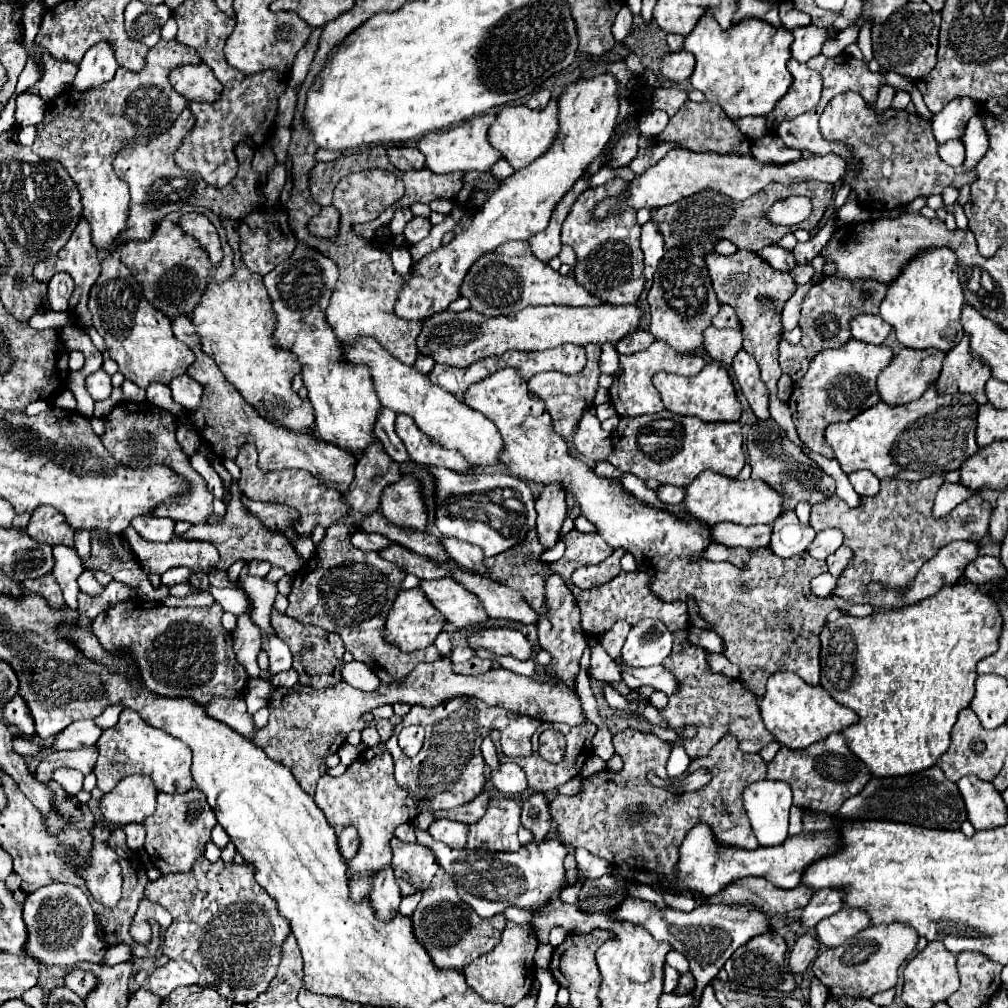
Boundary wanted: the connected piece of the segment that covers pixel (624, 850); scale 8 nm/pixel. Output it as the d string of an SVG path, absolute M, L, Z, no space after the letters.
M628 728L614 736L614 748L624 760L622 772L598 772L584 780L582 794L558 796L550 802L552 820L558 824L560 840L564 844L586 848L590 854L606 858L614 866L628 862L632 868L664 874L664 880L674 880L678 848L688 830L696 824L710 824L714 836L724 844L740 848L760 846L744 810L742 792L752 782L766 778L766 762L758 754L742 752L734 736L724 736L706 756L691 760L684 775L688 776L696 768L708 768L712 780L700 790L682 796L674 796L646 780L646 772L650 770L660 778L668 779L666 762L672 750L670 742L660 740L652 732Z

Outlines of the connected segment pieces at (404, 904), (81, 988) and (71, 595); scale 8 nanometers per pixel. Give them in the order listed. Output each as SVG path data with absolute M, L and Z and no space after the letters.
M416 892L412 896L404 896L402 902L400 902L400 912L404 912L404 914L410 916L416 910L416 906L418 906L420 900L422 900L422 892Z
M72 966L64 976L64 986L68 986L80 998L84 998L90 992L90 988L94 988L94 984L96 984L96 976L78 966Z
M54 546L54 576L64 592L64 600L68 604L68 608L78 608L78 584L76 578L84 572L80 558L76 554L74 548L66 548L66 546Z

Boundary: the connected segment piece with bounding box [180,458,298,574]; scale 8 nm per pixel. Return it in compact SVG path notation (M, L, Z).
M222 458L224 467L234 478L231 485L232 500L230 500L230 506L228 506L228 512L226 516L222 518L222 522L212 522L212 524L198 524L198 526L192 526L186 534L182 534L180 538L184 540L200 540L200 542L212 542L218 552L220 552L220 570L228 570L236 560L244 558L244 560L266 560L270 562L272 566L280 566L286 570L286 574L292 574L294 570L298 570L298 554L294 552L294 548L288 548L288 540L278 534L278 532L272 532L270 528L266 528L258 518L250 516L248 510L242 506L240 502L240 490L238 487L238 481L241 476L239 467L233 460L228 458Z

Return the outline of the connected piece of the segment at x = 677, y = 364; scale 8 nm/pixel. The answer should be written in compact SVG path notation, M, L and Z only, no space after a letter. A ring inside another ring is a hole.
M656 340L648 350L642 350L642 352L638 352L638 354L630 354L630 356L620 356L620 370L618 370L618 374L614 376L614 381L616 380L616 386L618 386L618 398L620 400L618 406L613 406L616 408L619 416L642 416L642 414L654 414L654 412L660 412L660 410L664 410L664 404L662 404L662 400L660 400L660 396L658 396L658 390L654 388L654 384L652 384L652 376L656 374L656 372L660 372L660 370L666 370L666 372L674 372L674 374L682 374L682 376L694 376L694 374L698 374L702 368L706 366L706 362L704 362L704 358L700 356L700 354L696 354L696 352L692 352L692 354L682 354L682 352L678 352L678 350L674 350L672 346L668 346L666 342L662 342L662 340Z

